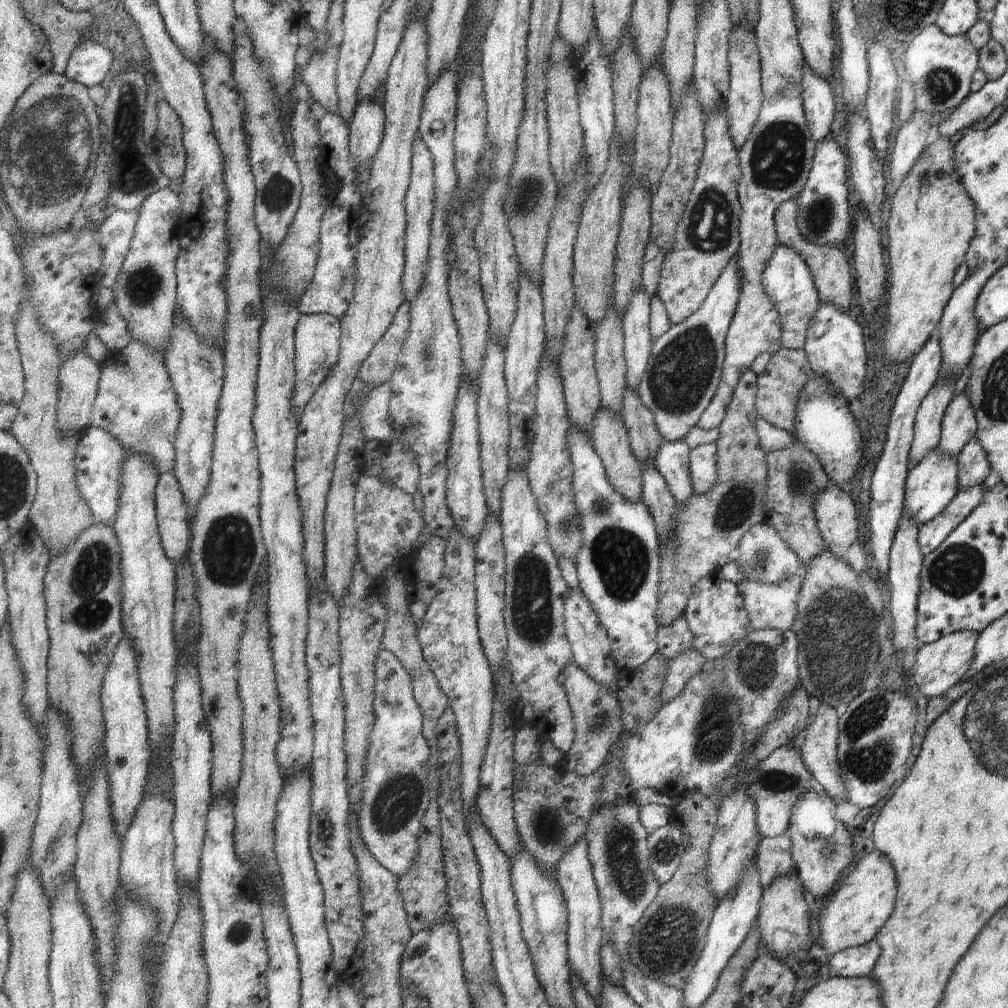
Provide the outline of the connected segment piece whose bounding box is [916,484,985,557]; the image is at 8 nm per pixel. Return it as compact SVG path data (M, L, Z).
M981 485L958 491L946 508L930 522L918 526L917 547L922 557L939 547L947 536L979 505L985 488Z

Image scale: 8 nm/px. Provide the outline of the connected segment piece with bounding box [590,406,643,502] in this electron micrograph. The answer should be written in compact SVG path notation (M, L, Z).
M601 406L595 418L594 428L590 432L590 438L594 443L595 451L603 460L606 467L606 474L611 485L625 499L638 502L643 499L643 478L641 464L634 454L630 435L626 428L626 423L619 413L612 413L606 407Z

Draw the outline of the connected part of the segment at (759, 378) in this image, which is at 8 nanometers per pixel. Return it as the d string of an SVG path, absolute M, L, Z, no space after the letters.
M783 348L775 351L765 370L756 376L756 394L754 397L754 408L758 418L774 428L793 433L794 430L794 409L798 395L806 382L805 370L806 357L802 350L786 350Z

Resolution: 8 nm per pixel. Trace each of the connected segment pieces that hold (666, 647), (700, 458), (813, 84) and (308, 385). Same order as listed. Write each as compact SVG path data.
M683 614L676 622L658 632L658 653L671 660L693 646L693 634Z
M713 443L701 444L690 450L690 474L694 494L704 494L713 489L717 480L716 454Z
M806 65L800 69L800 100L802 105L802 112L806 119L806 124L814 143L821 141L824 137L829 136L829 126L835 114L835 104L833 102L832 88L830 87L829 79L814 74Z
M331 314L301 316L296 330L296 384L295 397L292 399L296 417L299 420L311 398L314 398L338 364L341 352L342 323L339 318Z

